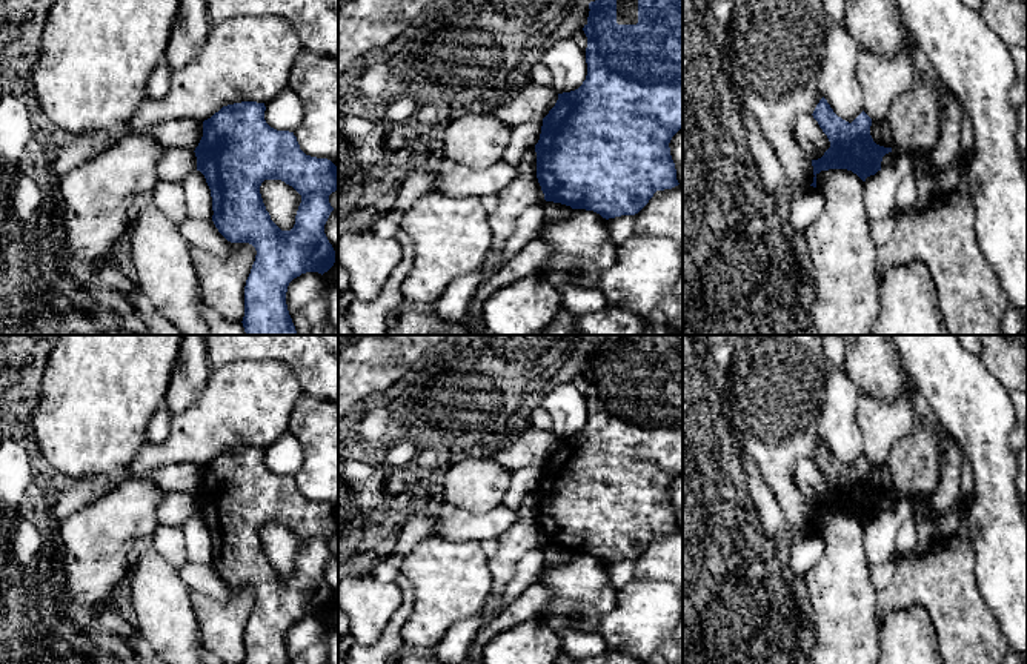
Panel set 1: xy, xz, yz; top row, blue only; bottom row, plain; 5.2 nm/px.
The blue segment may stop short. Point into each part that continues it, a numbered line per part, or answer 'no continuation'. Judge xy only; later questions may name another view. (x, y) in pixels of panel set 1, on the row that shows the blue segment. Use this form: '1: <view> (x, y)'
no continuation

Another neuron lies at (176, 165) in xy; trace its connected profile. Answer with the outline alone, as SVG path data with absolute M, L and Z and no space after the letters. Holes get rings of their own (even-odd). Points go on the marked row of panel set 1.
M168 149L158 161L158 180L181 183L197 171L197 157L191 149Z

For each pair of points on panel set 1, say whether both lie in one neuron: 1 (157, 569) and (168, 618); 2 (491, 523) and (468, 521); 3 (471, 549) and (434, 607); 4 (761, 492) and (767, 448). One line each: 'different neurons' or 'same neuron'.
1: same neuron
2: same neuron
3: same neuron
4: different neurons

